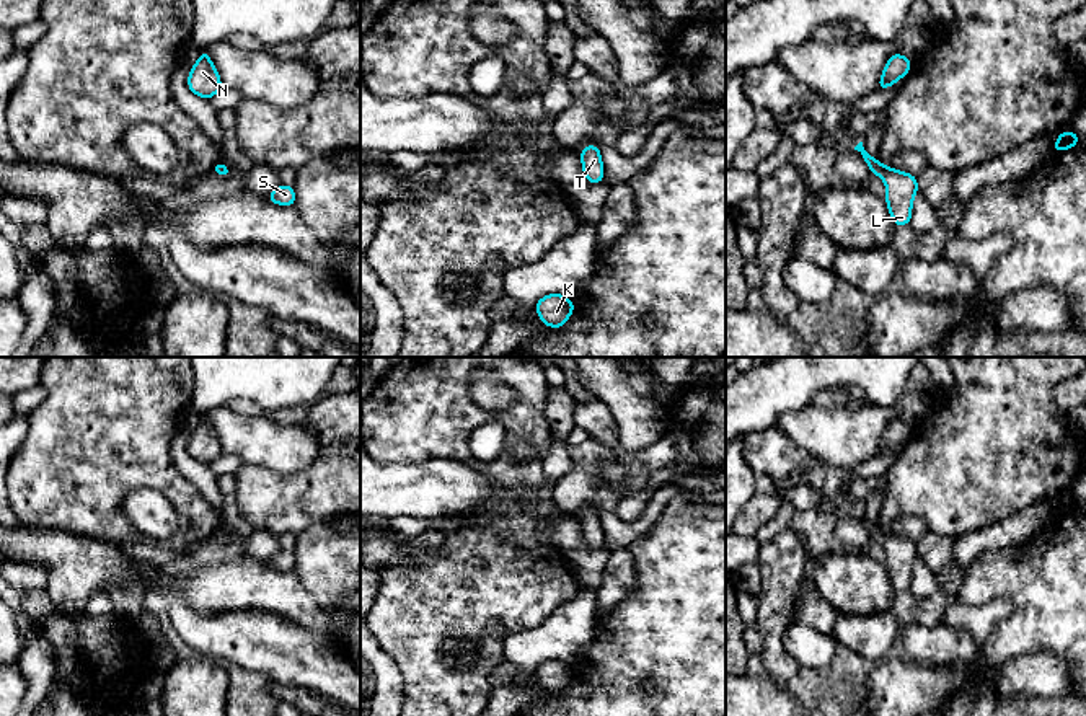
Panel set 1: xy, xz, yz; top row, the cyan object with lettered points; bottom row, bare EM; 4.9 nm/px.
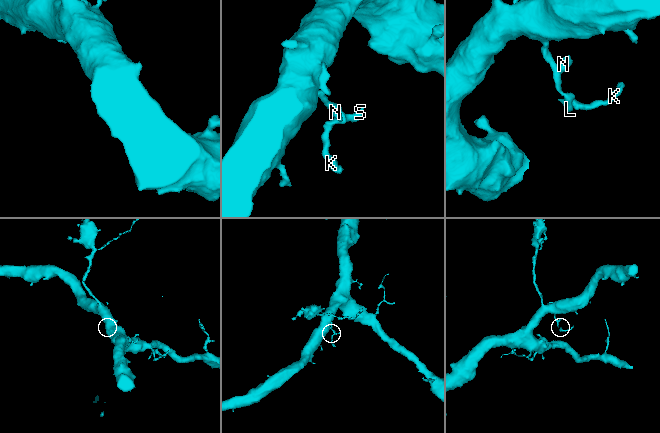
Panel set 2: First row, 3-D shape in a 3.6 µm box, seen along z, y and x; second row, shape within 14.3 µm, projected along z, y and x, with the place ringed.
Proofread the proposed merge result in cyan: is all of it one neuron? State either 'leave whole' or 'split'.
leave whole

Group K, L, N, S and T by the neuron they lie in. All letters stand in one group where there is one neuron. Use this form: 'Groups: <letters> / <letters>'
Groups: K L N S T

